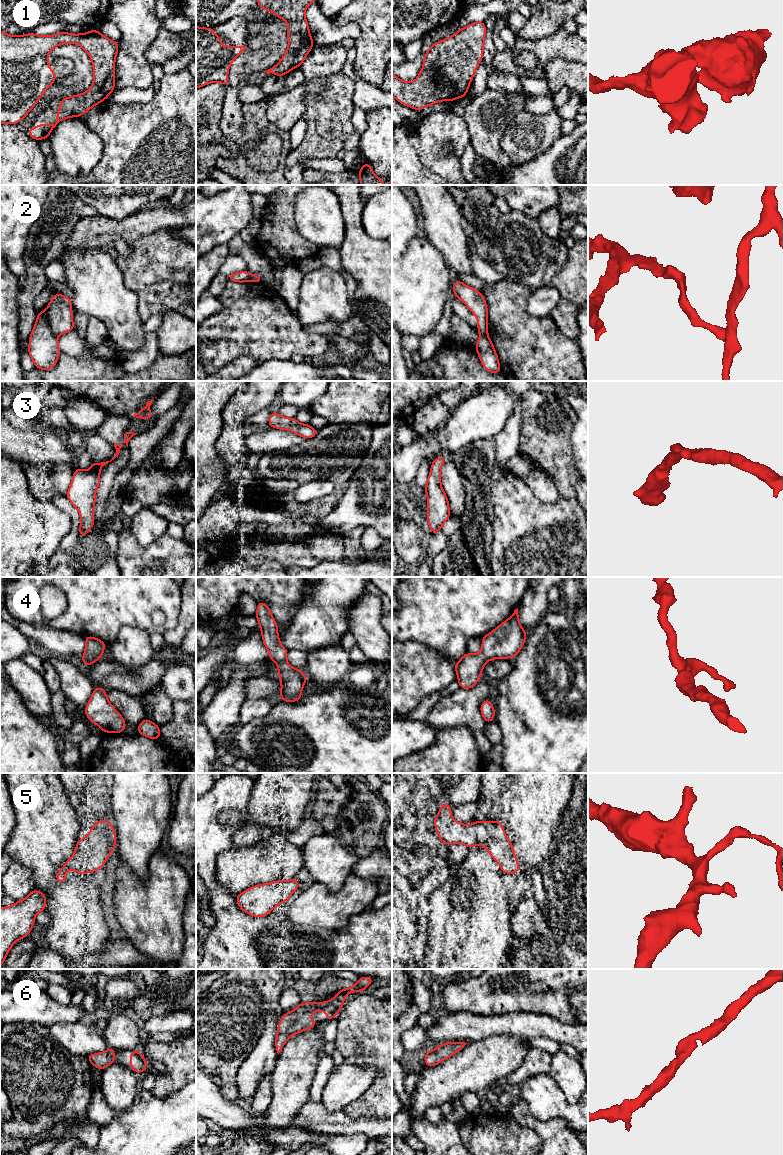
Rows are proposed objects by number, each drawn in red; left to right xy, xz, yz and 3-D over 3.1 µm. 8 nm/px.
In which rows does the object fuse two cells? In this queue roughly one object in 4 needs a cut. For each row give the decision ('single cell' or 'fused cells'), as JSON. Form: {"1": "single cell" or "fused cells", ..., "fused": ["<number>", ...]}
{"1": "single cell", "2": "fused cells", "3": "single cell", "4": "single cell", "5": "single cell", "6": "single cell", "fused": ["2"]}

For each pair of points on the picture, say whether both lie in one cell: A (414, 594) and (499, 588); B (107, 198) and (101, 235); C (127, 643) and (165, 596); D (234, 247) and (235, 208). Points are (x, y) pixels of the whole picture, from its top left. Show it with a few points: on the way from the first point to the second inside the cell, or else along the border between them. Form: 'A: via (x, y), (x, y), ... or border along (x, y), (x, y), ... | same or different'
A: via (435, 594), (451, 594), (457, 588), (478, 588) | same
B: border along (97, 213), (116, 219), (124, 219), (128, 215) | different
C: border along (149, 634), (138, 627), (122, 626), (117, 637) | different
D: border along (238, 233), (227, 243) | different

